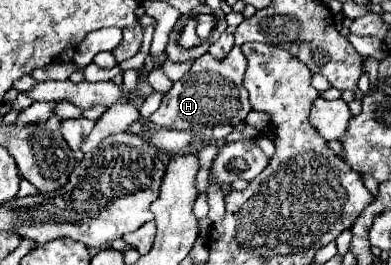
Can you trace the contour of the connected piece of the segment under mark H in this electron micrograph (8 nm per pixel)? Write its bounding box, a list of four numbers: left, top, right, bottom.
[149,46,251,144]

